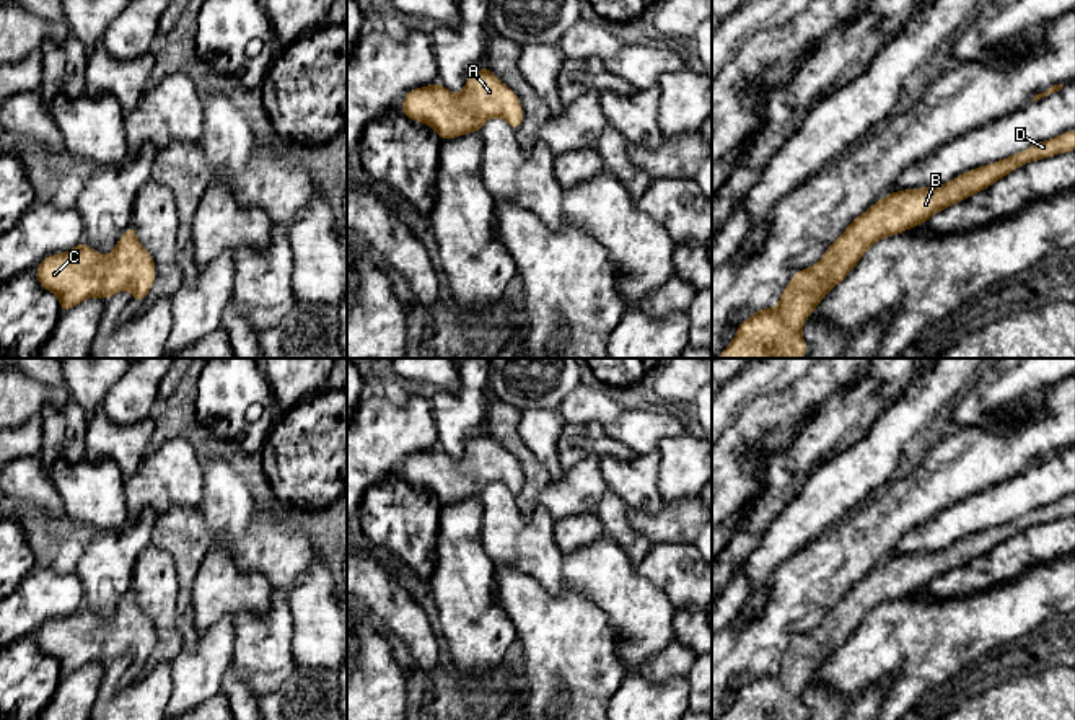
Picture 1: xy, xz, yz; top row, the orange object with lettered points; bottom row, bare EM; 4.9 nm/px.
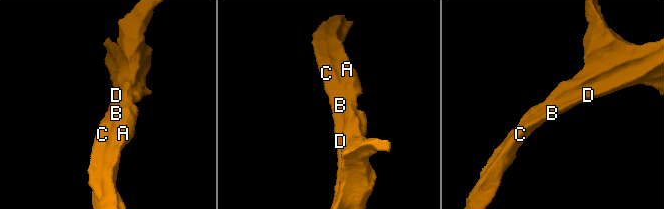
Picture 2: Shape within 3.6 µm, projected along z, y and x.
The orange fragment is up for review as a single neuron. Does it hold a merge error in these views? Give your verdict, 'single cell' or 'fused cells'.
single cell

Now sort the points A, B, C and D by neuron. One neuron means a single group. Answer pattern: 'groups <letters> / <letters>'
groups A B C D

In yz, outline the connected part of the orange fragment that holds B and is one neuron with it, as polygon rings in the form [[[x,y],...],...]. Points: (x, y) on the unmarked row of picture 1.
[[[1075,495],[1034,508],[1003,525],[969,534],[937,552],[917,552],[889,557],[867,577],[850,586],[844,598],[826,614],[821,624],[803,635],[796,635],[782,655],[775,673],[762,673],[738,689],[730,710],[720,720],[805,720],[808,709],[801,700],[806,683],[814,678],[823,663],[839,650],[860,627],[868,612],[888,601],[924,590],[932,580],[994,551],[998,544],[1031,526],[1075,515]]]

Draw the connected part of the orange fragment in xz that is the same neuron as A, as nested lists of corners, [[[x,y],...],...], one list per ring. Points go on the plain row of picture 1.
[[[487,430],[466,441],[459,459],[437,446],[407,456],[399,474],[407,484],[433,492],[441,505],[480,497],[492,482],[503,484],[513,495],[524,485],[518,459]]]

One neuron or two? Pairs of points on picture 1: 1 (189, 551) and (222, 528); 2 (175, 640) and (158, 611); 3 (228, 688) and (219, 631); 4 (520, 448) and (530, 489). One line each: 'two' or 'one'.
1: two
2: one
3: two
4: one

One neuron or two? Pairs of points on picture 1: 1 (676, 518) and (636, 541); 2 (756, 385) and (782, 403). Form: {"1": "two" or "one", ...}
{"1": "two", "2": "two"}

